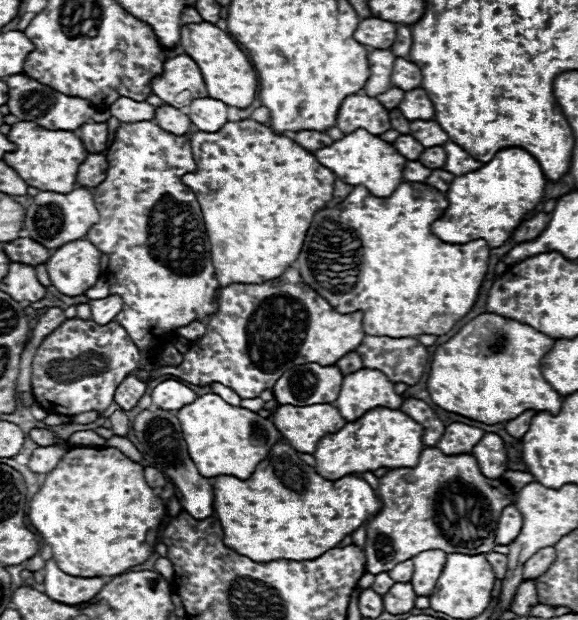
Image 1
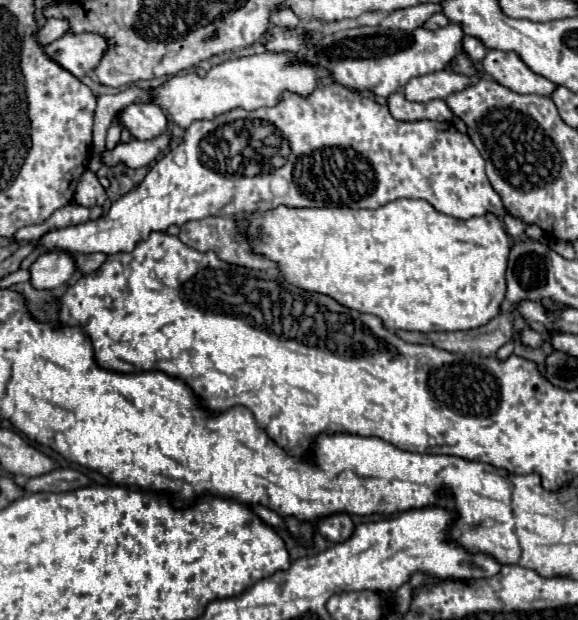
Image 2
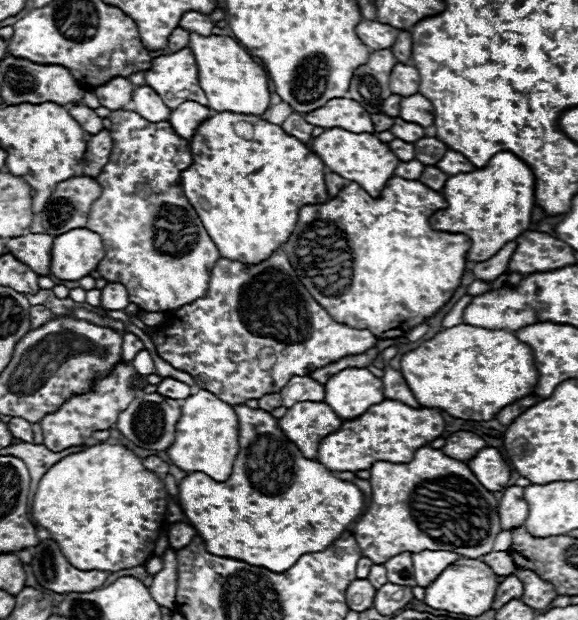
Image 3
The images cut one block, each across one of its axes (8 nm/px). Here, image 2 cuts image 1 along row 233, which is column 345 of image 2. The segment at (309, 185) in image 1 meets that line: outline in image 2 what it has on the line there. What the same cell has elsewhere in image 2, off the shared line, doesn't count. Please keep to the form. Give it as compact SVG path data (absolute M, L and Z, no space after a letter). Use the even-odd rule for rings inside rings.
M400 198L400 200L394 200L394 202L388 202L388 204L380 206L376 210L368 210L368 208L354 210L354 208L346 208L346 206L338 206L338 208L288 208L288 206L278 206L278 208L272 208L268 212L258 210L258 212L244 214L244 216L250 222L250 226L260 226L258 236L254 236L252 242L250 242L252 252L276 262L276 268L278 268L280 276L284 276L284 280L288 280L292 286L304 288L306 292L318 292L318 294L332 296L338 304L344 304L346 308L378 316L384 324L384 328L388 328L388 330L400 330L400 328L402 330L416 330L416 332L470 330L470 328L478 328L478 326L488 324L488 320L492 320L500 312L500 304L502 304L504 294L506 294L504 274L506 274L506 262L508 262L508 252L510 252L510 240L508 240L506 230L500 224L500 220L492 214L460 220L460 218L438 212L426 200Z

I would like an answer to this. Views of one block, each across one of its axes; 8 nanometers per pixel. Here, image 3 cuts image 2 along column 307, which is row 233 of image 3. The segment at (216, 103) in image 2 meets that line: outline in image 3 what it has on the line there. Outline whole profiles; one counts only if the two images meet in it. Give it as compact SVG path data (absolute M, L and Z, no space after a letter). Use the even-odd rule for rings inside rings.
M76 228L54 238L50 274L60 280L80 280L96 270L102 258L102 238L88 228Z

